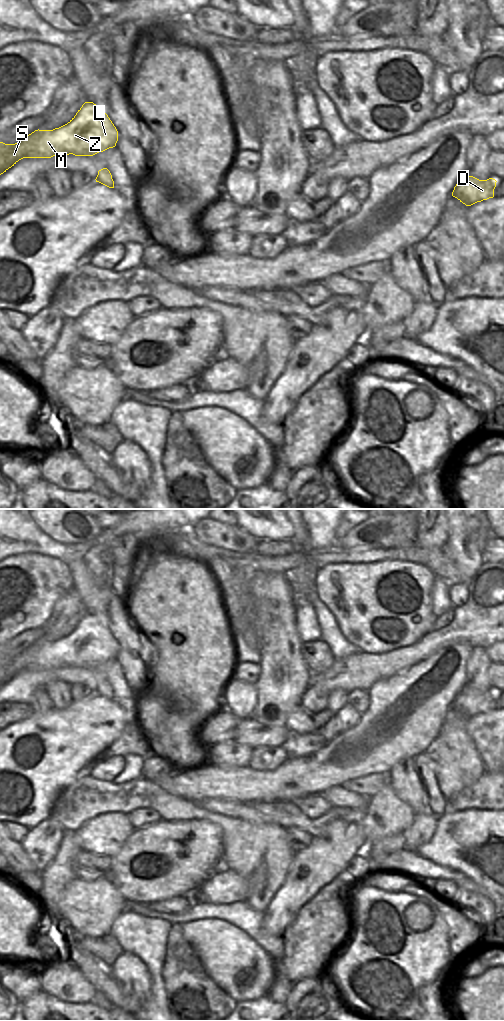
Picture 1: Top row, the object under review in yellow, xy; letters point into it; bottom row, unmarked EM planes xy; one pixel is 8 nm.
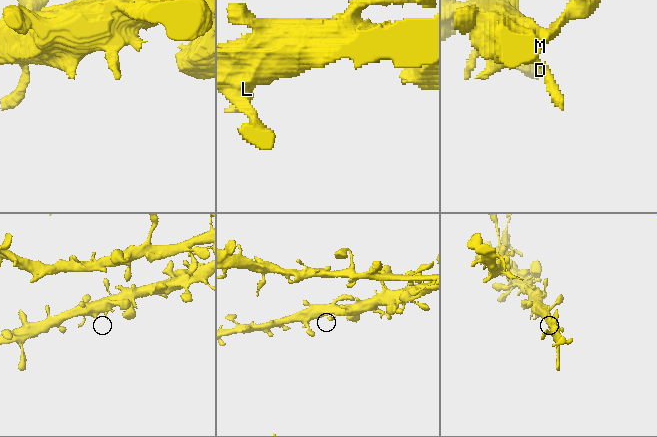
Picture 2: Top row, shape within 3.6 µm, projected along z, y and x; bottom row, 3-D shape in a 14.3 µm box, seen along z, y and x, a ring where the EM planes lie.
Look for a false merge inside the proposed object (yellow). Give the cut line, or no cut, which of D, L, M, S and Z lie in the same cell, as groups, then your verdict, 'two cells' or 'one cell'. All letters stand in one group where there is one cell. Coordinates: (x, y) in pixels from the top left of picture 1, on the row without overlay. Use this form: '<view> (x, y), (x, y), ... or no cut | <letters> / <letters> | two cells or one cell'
no cut | D L M S Z | one cell

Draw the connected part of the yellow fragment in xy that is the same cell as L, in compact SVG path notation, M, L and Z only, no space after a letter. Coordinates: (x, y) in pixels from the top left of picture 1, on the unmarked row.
M85 614L65 637L53 642L35 642L15 656L0 654L0 687L23 670L51 670L53 668L93 668L116 658L118 643L108 627L93 614Z

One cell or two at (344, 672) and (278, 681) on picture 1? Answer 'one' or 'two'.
two

